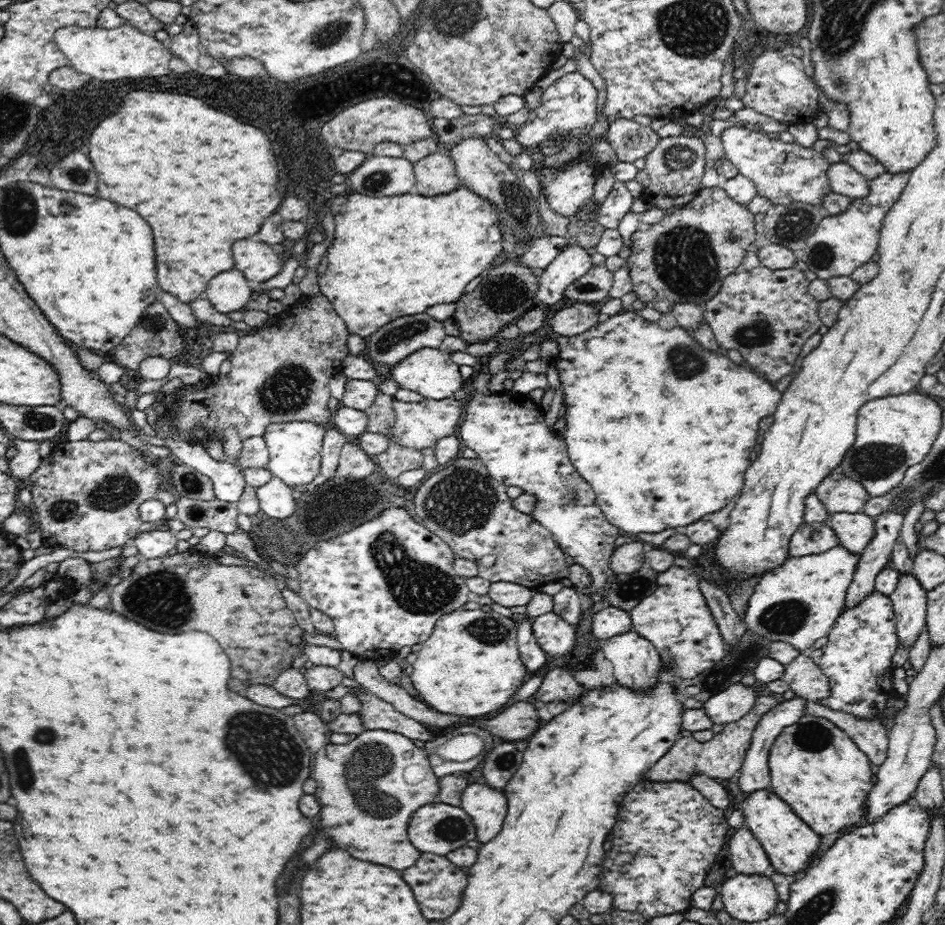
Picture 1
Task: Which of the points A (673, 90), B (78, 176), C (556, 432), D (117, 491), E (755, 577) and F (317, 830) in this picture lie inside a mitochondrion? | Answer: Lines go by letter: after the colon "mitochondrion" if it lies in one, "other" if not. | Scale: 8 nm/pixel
A: other
B: mitochondrion
C: other
D: mitochondrion
E: other
F: other

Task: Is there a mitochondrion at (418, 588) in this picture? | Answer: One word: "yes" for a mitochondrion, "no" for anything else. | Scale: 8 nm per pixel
yes

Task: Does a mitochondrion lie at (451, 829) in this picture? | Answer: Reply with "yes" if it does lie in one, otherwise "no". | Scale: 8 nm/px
yes

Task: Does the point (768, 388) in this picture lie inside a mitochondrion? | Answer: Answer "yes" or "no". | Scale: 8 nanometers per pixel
no

